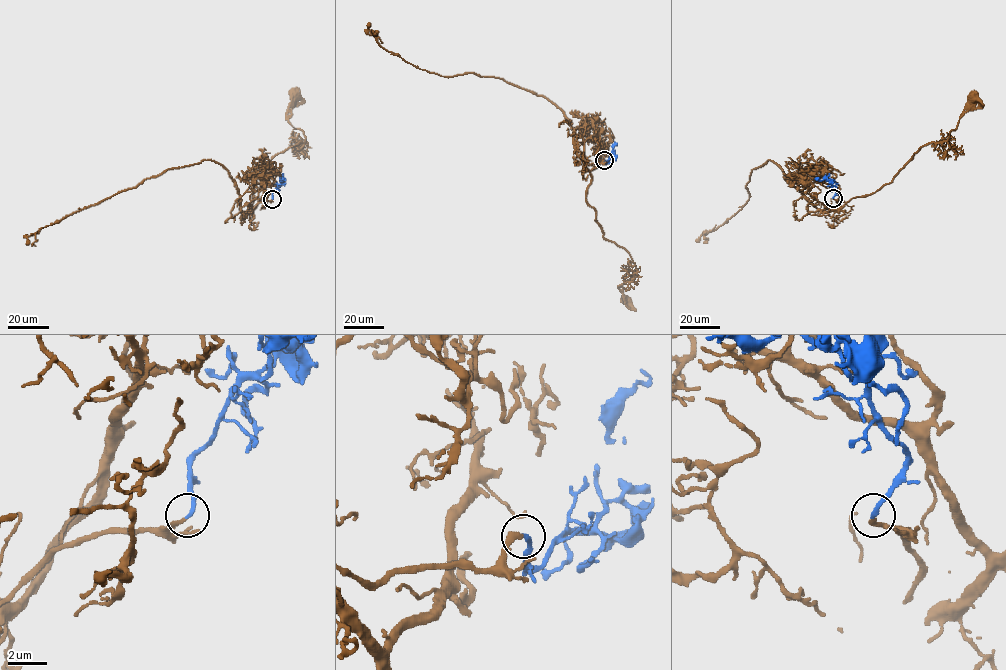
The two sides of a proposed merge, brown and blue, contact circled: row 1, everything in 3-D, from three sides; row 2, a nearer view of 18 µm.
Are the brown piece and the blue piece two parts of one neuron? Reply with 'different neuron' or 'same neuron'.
same neuron

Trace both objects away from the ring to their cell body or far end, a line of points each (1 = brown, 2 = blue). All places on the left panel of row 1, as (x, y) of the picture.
1: (272, 199), (251, 210), (271, 160), (305, 140), (304, 132), (288, 121), (293, 94)
2: (272, 199), (279, 180), (283, 179)

